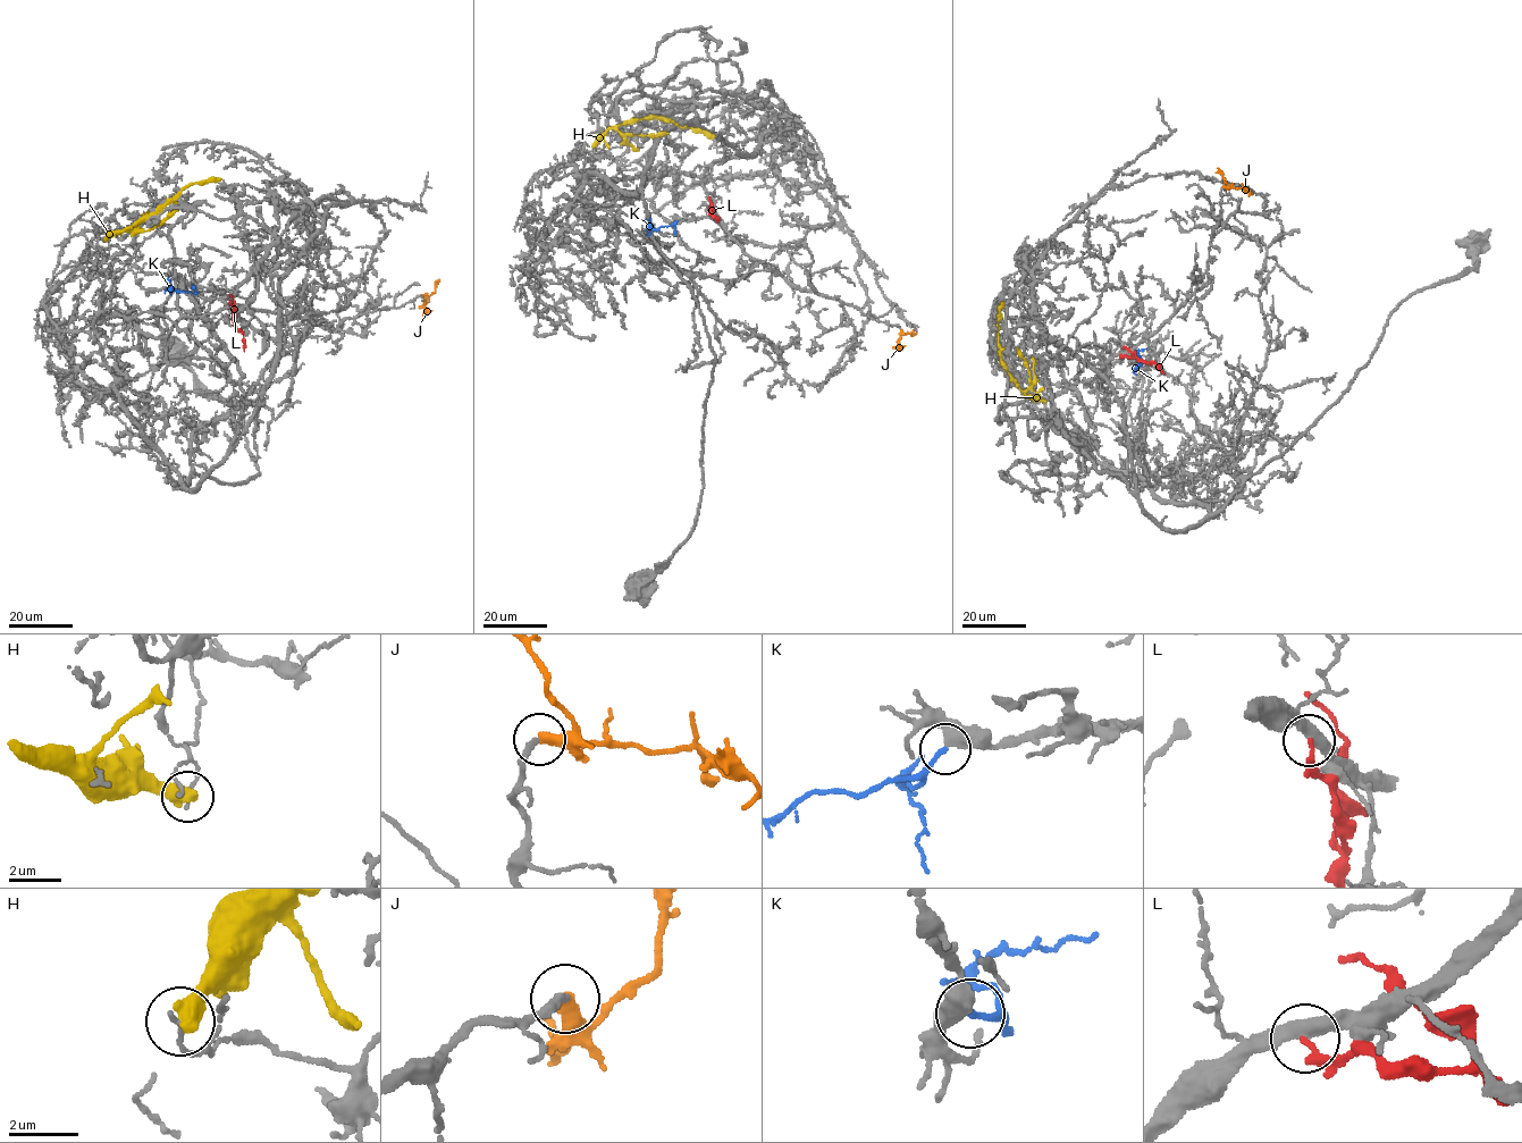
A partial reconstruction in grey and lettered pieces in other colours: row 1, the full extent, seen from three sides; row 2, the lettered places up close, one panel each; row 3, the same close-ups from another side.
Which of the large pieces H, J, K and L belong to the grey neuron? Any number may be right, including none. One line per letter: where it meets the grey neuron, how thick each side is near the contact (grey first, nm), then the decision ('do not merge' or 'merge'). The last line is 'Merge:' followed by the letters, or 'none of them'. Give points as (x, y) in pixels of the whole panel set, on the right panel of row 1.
H: contact (1045, 401); calibres 130 and 550 nm; do not merge
J: contact (1224, 187); calibres 240 and 400 nm; merge
K: contact (1135, 356); calibres 420 and 170 nm; merge
L: contact (1120, 354); calibres 440 and 200 nm; do not merge
Merge: J, K

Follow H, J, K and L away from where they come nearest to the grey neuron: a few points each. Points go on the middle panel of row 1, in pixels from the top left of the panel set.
H: (593, 146), (611, 128), (655, 117), (715, 136)
J: (901, 330), (896, 351)
K: (678, 221), (661, 226), (649, 234)
L: (708, 199), (711, 216), (717, 218)

